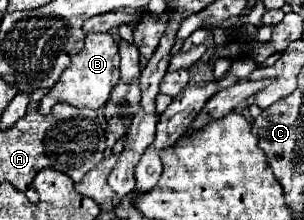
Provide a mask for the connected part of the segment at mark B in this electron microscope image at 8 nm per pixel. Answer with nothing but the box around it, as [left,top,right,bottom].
[39,33,119,115]

